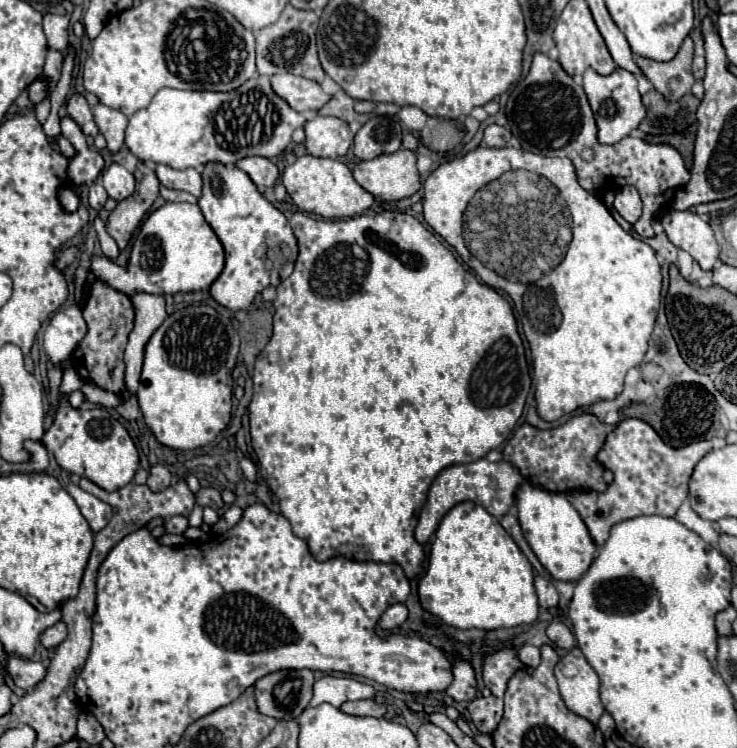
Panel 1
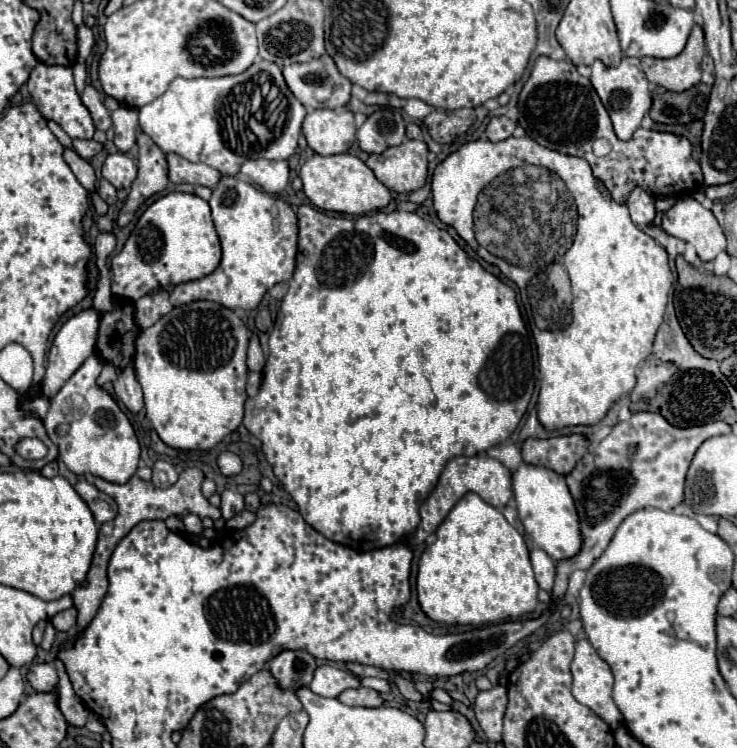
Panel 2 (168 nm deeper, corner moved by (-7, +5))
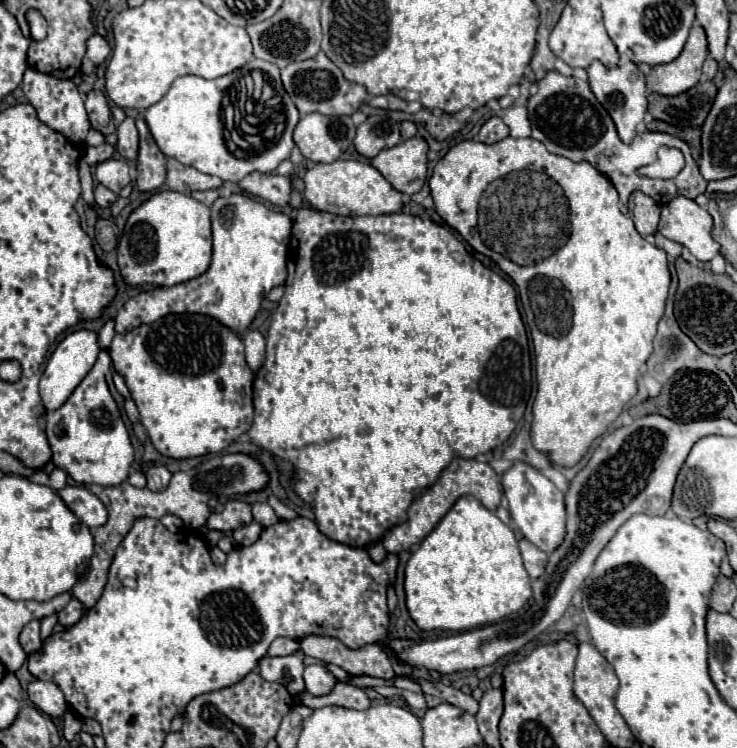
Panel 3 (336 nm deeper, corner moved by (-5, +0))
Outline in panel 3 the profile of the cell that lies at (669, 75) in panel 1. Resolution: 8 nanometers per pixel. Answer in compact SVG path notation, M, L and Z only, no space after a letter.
M695 20L689 40L681 54L667 64L647 66L639 64L645 74L649 92L657 92L663 96L677 96L693 88L701 80L701 66L707 58L707 38L703 26Z

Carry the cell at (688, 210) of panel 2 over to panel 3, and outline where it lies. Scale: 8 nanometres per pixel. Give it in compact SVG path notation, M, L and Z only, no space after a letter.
M677 196L663 206L659 232L665 238L689 248L701 262L709 262L719 252L719 244L711 238L711 228L713 218L705 208L697 206L695 200Z

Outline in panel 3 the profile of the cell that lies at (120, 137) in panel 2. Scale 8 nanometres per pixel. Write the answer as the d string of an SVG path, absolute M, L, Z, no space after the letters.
M127 116L119 126L117 126L117 152L125 158L125 160L135 160L139 154L139 134L135 128L135 120L131 116Z

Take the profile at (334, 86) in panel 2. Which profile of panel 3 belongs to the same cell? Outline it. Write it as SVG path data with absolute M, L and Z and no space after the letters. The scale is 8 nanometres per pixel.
M319 52L309 60L289 64L287 68L281 70L281 80L301 116L309 112L321 112L327 116L341 116L341 114L351 116L367 100L367 90L361 84L349 82L343 76L343 72L325 56L325 52Z

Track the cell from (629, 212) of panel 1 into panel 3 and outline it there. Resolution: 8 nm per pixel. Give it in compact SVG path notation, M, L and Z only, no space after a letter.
M633 192L631 194L631 198L629 198L629 216L635 222L635 228L641 236L657 232L659 214L661 214L661 208L655 200L651 200L651 196L647 196L643 192Z

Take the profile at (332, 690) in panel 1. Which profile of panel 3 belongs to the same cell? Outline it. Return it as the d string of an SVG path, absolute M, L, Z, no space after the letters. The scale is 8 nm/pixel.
M323 664L305 666L303 680L305 680L305 690L309 690L313 696L329 694L337 684L337 678Z

